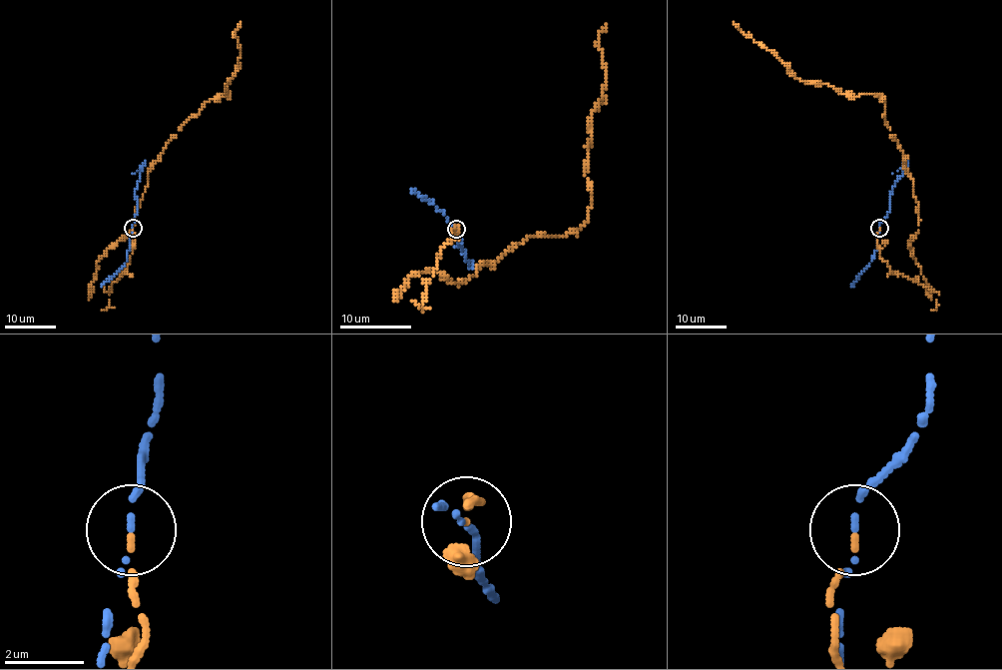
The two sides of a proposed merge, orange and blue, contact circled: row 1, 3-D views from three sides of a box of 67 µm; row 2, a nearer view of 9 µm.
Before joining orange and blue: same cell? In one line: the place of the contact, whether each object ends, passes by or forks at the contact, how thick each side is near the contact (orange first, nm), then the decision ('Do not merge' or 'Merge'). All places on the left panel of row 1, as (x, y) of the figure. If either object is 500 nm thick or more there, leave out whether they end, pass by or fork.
Place: (133, 228). At the ring orange ends. At the ring blue passes by. Thickness 100 nm (orange) against 100 nm. Do not merge

